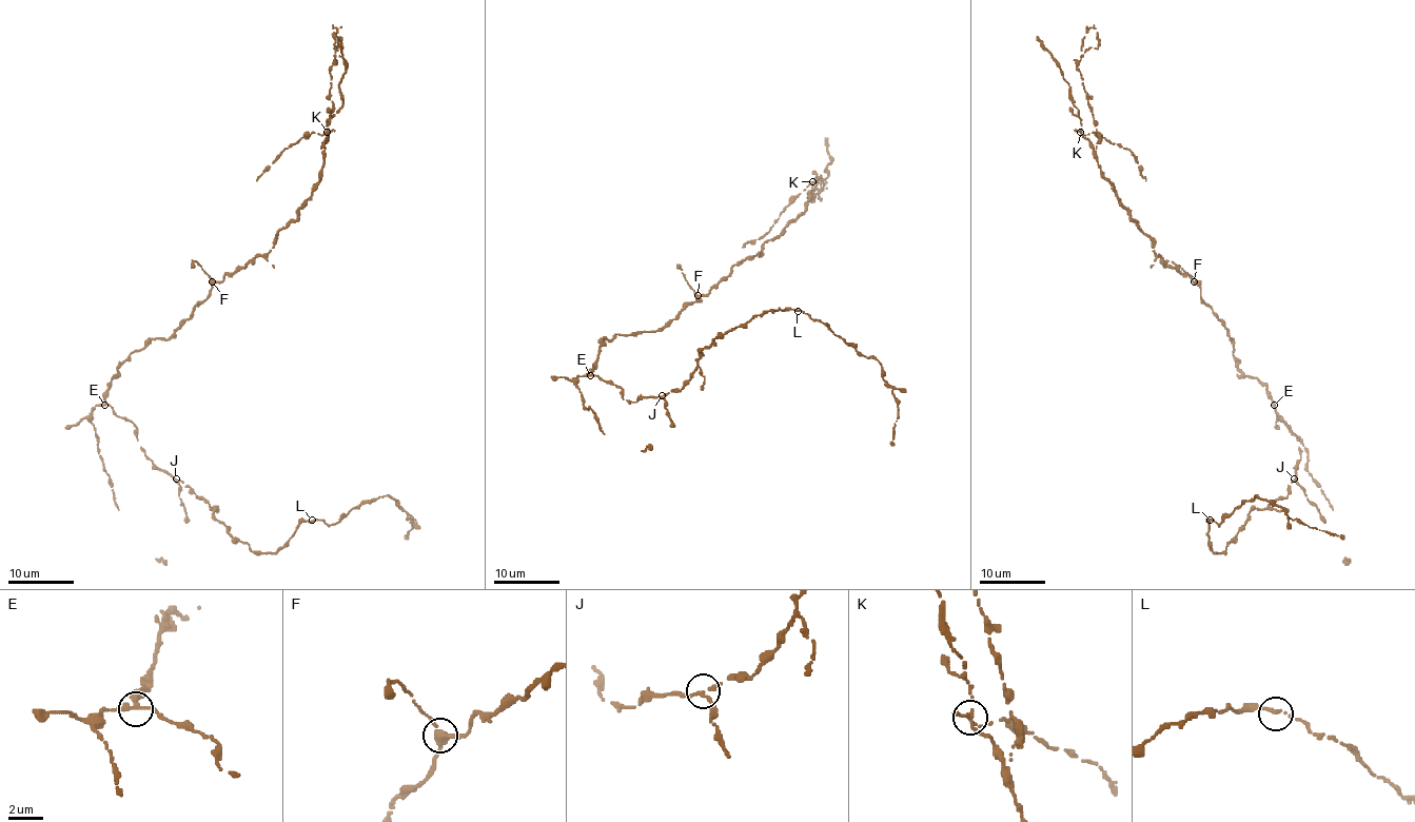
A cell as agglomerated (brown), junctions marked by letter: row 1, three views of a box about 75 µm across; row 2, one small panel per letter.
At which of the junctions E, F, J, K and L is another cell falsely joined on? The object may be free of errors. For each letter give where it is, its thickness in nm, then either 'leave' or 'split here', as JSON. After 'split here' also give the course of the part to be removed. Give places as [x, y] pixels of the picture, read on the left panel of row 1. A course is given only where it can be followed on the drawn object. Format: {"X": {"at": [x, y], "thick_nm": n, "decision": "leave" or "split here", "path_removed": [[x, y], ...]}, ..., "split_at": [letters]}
{"E": {"at": [104, 405], "thick_nm": 220, "decision": "leave"}, "F": {"at": [212, 281], "thick_nm": 320, "decision": "leave"}, "J": {"at": [176, 478], "thick_nm": 200, "decision": "leave"}, "K": {"at": [327, 132], "thick_nm": 190, "decision": "split here", "path_removed": [[327, 131], [325, 135], [312, 133], [285, 150], [257, 181]]}, "L": {"at": [312, 520], "thick_nm": 200, "decision": "leave"}, "split_at": ["K"]}

